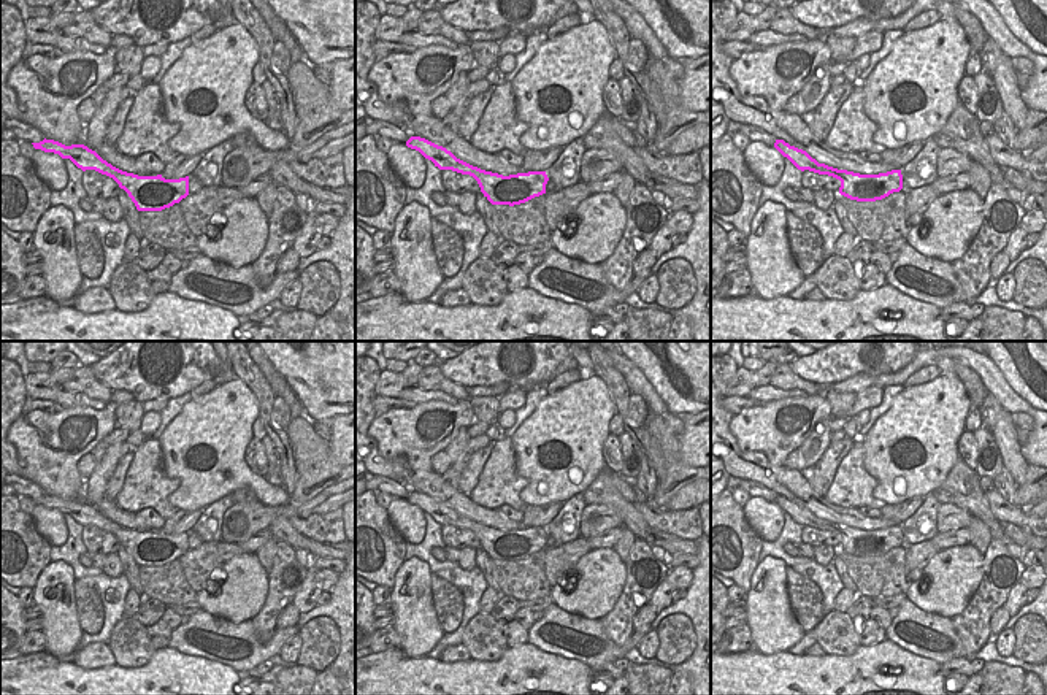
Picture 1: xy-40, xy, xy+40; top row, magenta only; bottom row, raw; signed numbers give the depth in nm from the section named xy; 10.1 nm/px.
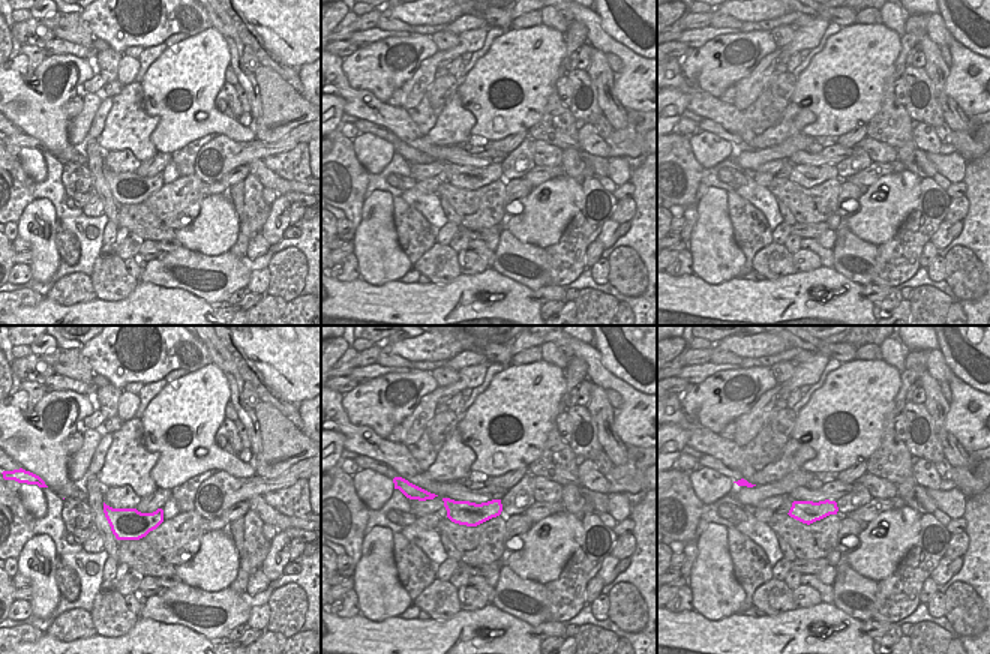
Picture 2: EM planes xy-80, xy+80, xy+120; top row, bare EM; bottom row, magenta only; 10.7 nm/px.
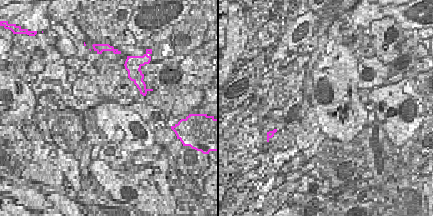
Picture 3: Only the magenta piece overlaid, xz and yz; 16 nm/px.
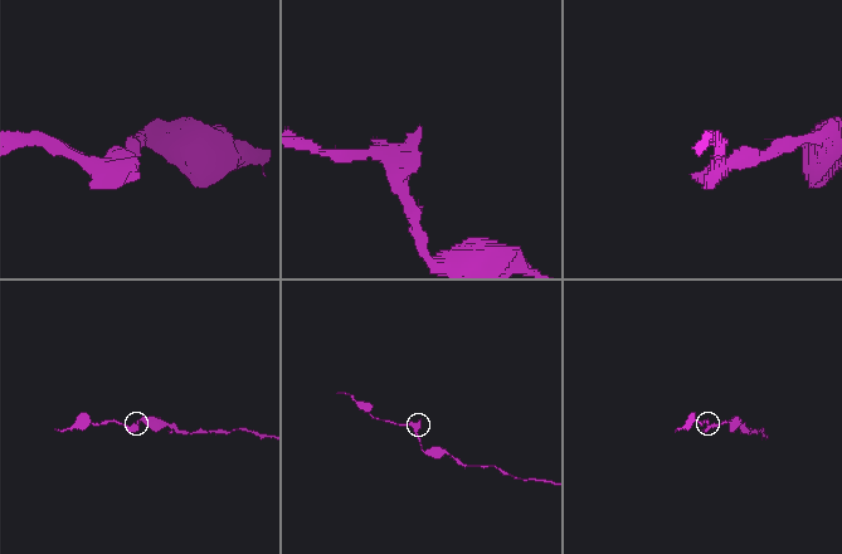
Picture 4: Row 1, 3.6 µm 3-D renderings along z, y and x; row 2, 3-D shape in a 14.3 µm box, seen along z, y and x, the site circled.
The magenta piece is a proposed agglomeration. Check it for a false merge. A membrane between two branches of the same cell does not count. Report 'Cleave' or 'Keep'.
Keep

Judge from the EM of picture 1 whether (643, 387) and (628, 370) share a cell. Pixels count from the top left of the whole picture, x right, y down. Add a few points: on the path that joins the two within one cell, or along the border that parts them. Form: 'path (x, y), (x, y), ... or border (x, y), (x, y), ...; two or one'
path (638, 383), (633, 375); one

